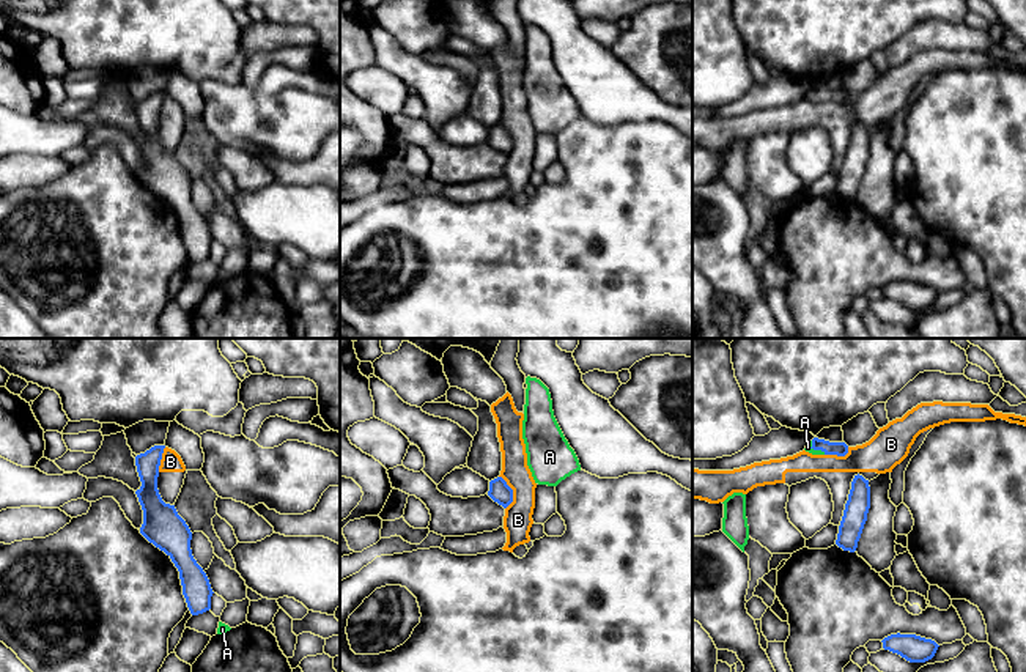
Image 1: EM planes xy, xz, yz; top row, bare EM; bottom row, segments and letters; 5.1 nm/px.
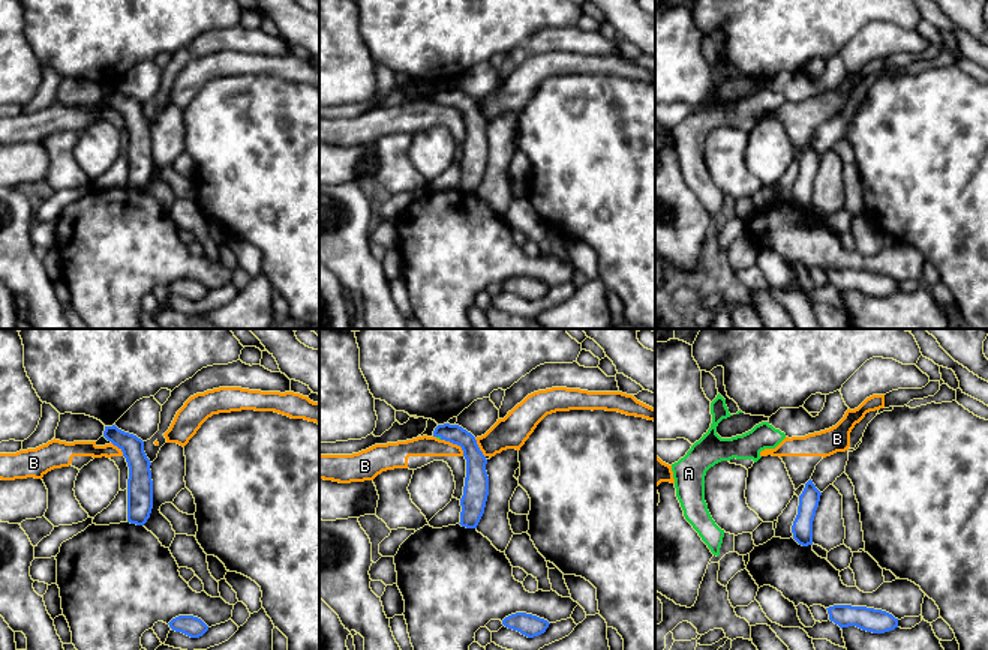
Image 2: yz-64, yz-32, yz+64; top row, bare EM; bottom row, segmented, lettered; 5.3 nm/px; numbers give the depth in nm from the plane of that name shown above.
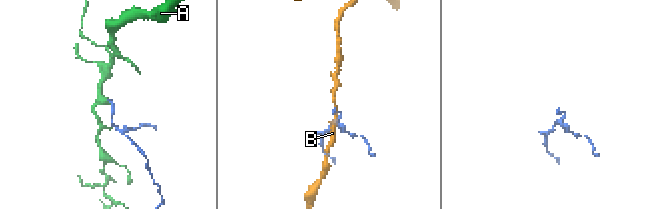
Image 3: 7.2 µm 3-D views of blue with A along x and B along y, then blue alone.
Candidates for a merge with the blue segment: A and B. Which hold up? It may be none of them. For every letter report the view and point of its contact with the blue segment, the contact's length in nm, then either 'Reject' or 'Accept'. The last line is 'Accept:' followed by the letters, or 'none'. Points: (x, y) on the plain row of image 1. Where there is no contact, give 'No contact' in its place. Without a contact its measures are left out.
A: Touches blue at yz (815, 96). Shared border 100 nm. Accept
B: Touches blue at xz (512, 140). Shared border 180 nm. Reject
Accept: A

